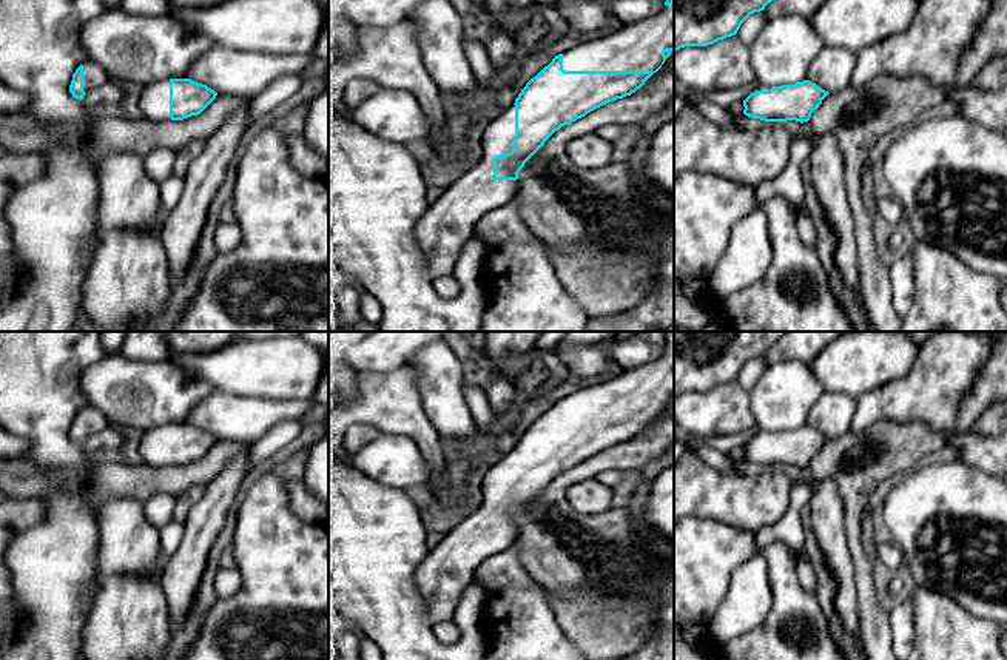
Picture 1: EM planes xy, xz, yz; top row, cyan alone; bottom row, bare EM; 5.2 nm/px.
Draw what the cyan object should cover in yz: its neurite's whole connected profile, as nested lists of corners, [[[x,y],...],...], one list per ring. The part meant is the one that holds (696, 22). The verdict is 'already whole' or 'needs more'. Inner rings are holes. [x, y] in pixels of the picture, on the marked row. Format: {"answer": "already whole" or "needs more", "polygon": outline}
{"answer": "already whole", "polygon": [[[674,0],[674,52],[736,35],[740,25],[773,0]]]}

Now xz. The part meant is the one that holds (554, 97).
{"answer": "needs more", "polygon": [[[666,0],[657,15],[555,56],[514,105],[492,111],[478,154],[415,227],[429,274],[453,273],[478,221],[515,199],[518,173],[555,131],[640,89],[672,49],[674,0]]]}

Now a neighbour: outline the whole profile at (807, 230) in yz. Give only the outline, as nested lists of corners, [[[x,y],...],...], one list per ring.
[[[793,204],[794,214],[796,214],[796,227],[800,239],[808,245],[814,247],[817,242],[817,228],[813,219],[808,216],[802,205]]]

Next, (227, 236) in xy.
[[[221,222],[213,236],[213,242],[219,253],[227,253],[234,250],[242,239],[241,228],[236,222]]]

